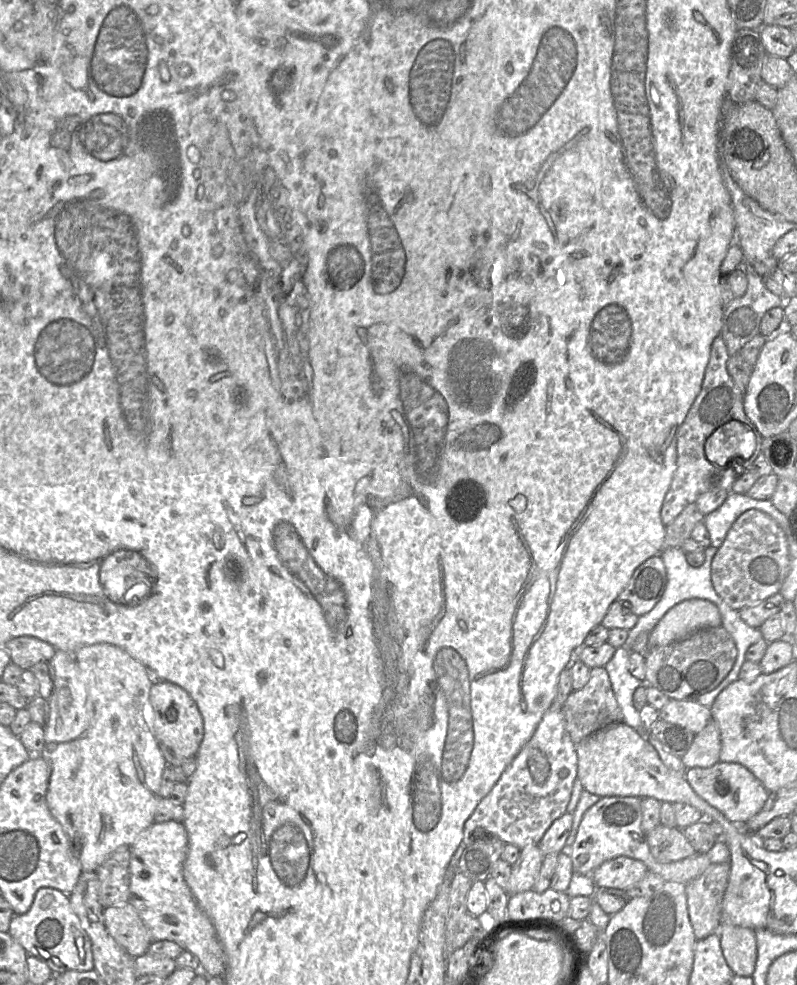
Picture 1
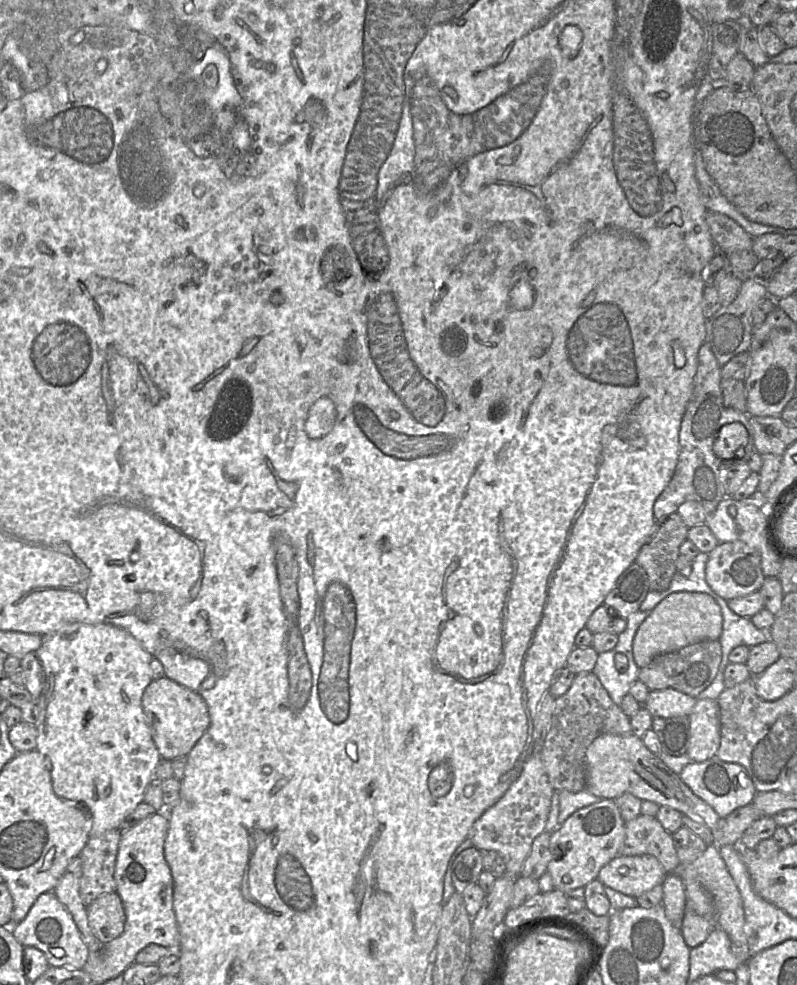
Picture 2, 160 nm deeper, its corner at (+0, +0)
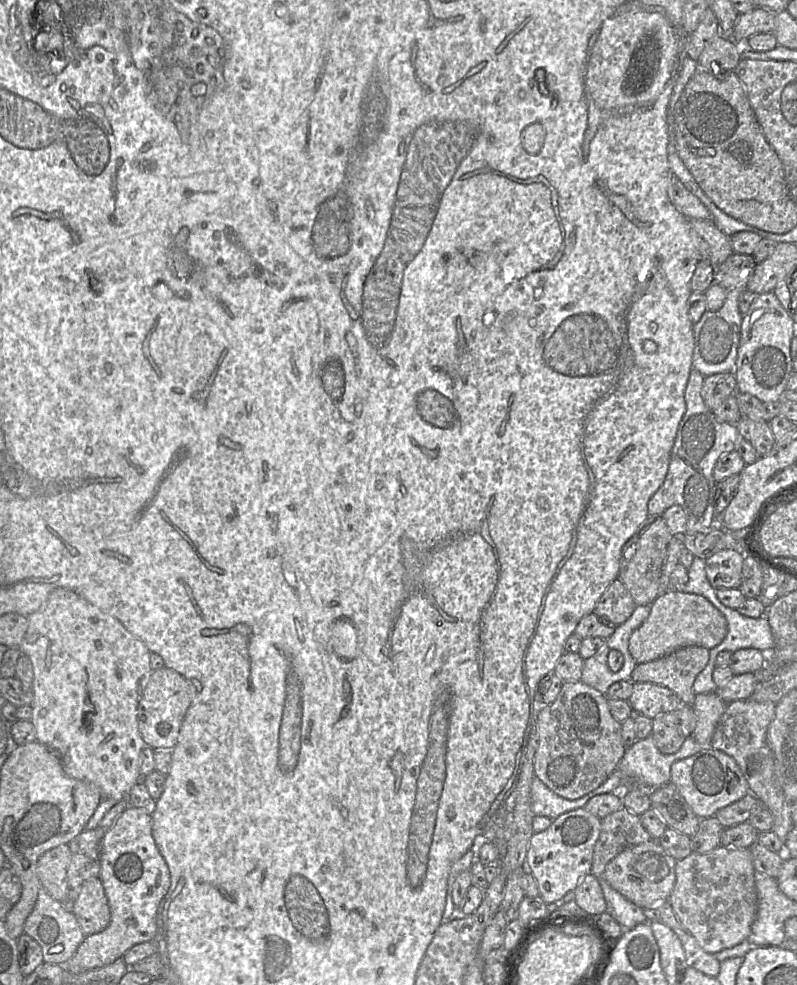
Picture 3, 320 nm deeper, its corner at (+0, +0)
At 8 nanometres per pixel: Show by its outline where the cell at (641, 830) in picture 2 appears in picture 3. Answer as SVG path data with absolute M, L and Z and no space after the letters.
M624 807L601 819L601 831L594 845L590 873L602 877L606 865L628 847L654 840L642 826L640 816Z

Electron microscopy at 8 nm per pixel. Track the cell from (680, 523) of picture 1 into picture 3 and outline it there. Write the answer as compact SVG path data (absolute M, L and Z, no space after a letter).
M649 515L638 531L622 548L618 579L630 592L637 606L650 606L662 593L661 577L665 564L667 549L673 535L661 515Z

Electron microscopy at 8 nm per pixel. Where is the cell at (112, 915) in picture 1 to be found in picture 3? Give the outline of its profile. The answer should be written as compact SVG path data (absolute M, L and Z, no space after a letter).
M100 877L86 880L70 910L76 916L86 936L105 930L110 924L111 911Z

